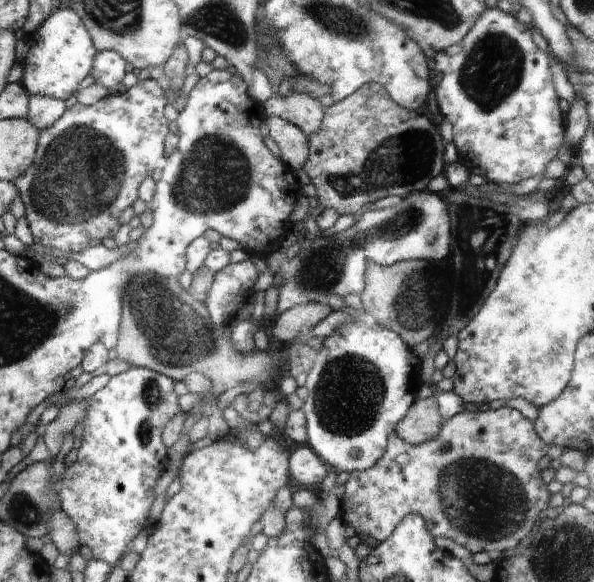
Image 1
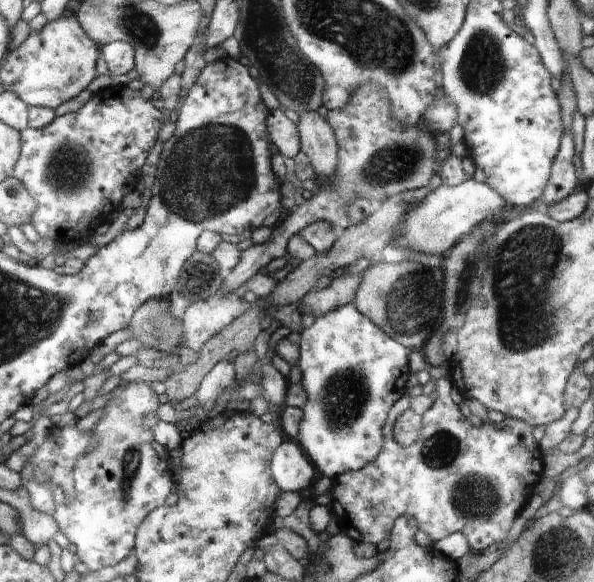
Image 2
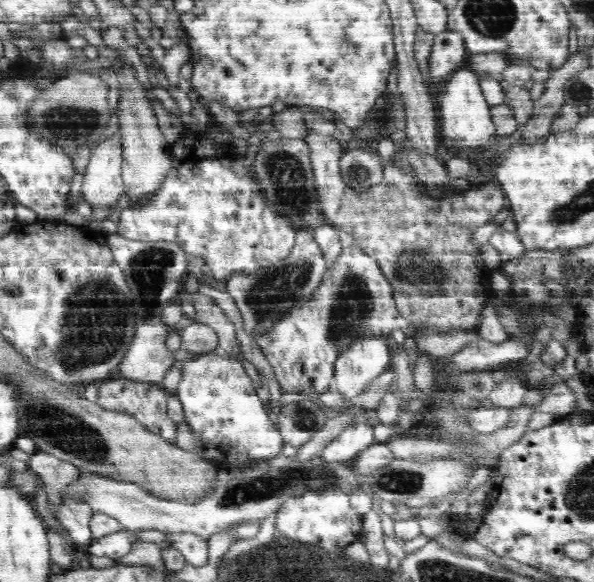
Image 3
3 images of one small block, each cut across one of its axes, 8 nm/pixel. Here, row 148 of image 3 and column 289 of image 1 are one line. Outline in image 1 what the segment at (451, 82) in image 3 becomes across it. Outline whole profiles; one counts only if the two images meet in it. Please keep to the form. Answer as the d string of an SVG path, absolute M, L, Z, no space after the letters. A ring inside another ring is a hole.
M308 444L298 446L292 456L289 457L289 475L300 482L305 488L311 489L321 489L321 482L326 478L326 475L329 473L330 469L323 460L309 447Z

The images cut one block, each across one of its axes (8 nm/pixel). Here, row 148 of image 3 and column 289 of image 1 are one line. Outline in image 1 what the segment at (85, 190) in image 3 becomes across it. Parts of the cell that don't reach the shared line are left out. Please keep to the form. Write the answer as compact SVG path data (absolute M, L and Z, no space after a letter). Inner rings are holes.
M294 91L283 97L276 92L262 103L265 117L282 117L305 132L308 138L321 129L323 109L319 100L309 94Z

